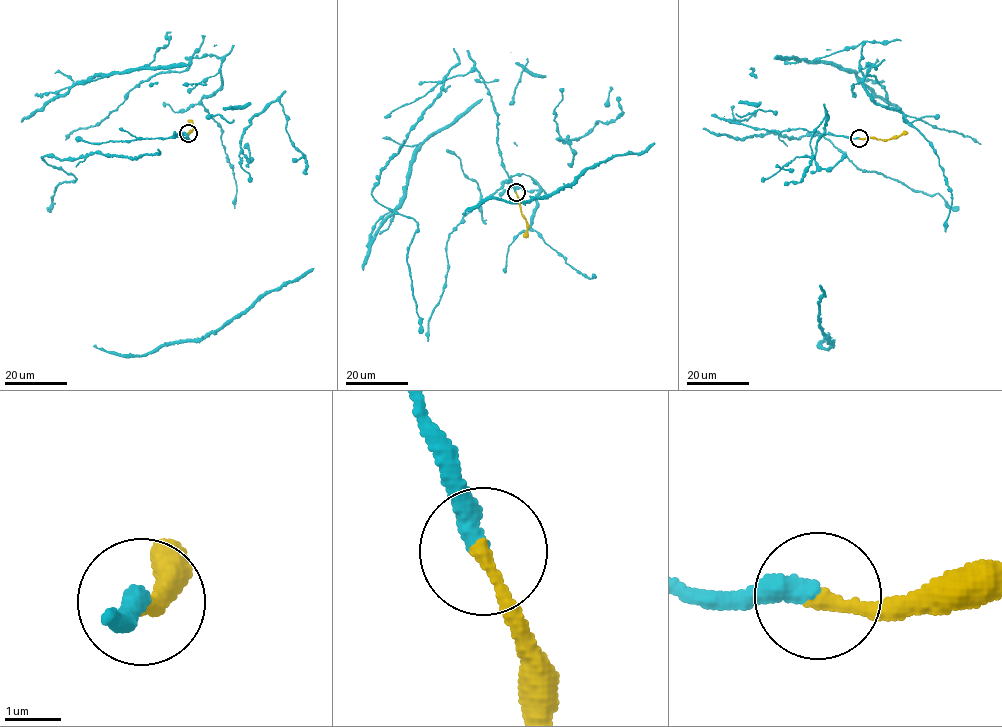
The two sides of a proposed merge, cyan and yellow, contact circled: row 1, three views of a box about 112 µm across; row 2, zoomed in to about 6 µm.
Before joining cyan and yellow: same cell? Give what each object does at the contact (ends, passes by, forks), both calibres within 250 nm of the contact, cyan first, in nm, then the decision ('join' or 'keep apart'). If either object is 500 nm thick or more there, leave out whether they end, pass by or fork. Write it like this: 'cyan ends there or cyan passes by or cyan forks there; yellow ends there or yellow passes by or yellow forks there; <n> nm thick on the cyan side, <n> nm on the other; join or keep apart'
cyan ends there; yellow ends there; 360 nm thick on the cyan side, 240 nm on the other; join

